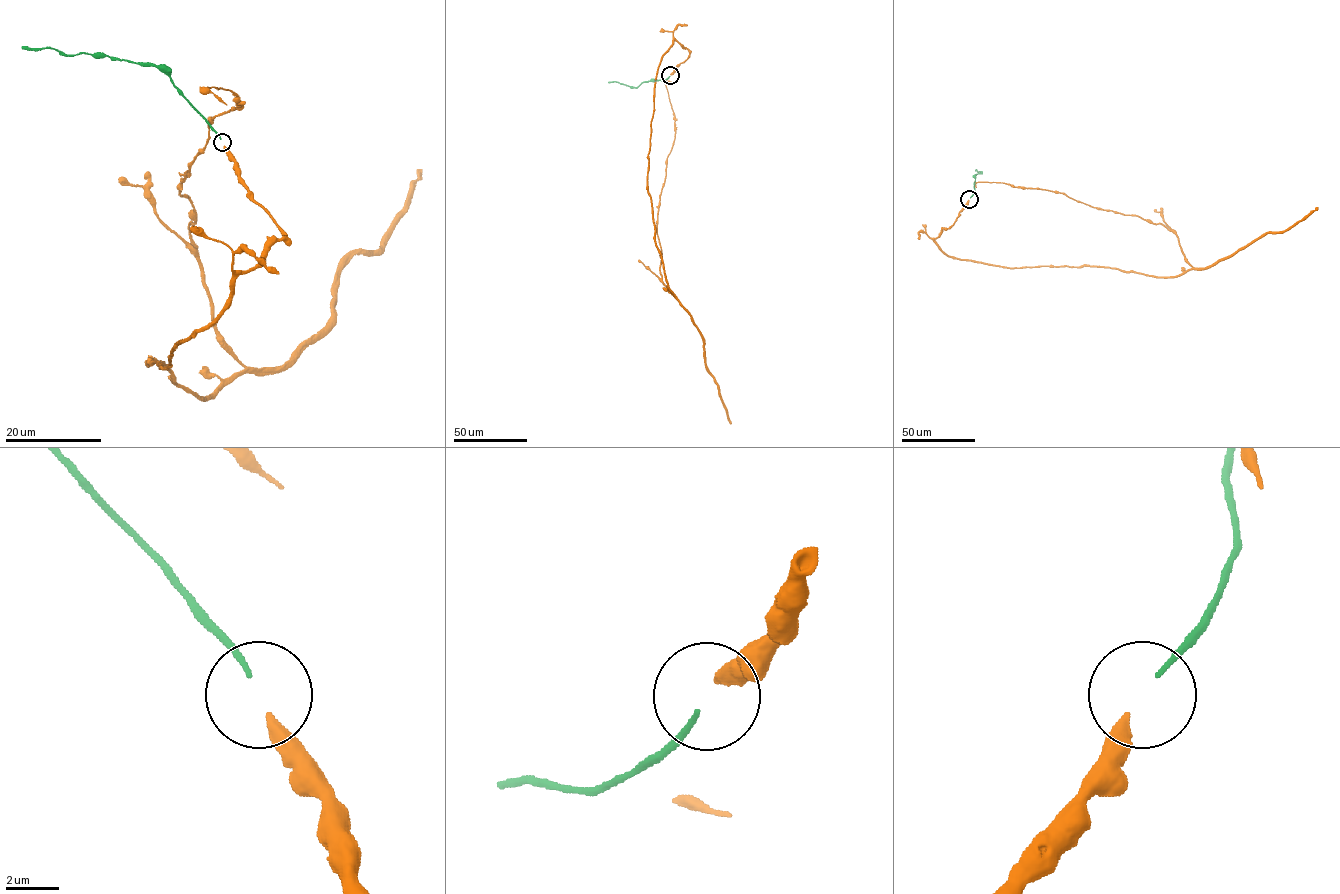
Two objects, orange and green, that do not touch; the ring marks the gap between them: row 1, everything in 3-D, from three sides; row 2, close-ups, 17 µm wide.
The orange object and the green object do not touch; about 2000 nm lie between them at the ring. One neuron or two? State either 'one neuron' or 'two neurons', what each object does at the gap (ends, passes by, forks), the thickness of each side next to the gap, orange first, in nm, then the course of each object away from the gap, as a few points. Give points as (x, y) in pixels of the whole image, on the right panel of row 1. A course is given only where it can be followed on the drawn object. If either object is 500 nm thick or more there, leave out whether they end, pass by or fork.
one neuron; orange ends there; green ends there; 380 nm thick on the orange side, 180 nm on the other; orange runs (968, 200), (934, 239), (951, 257), (1157, 277), (1192, 267), (1161, 224), (1043, 189), (976, 187); green runs (970, 198), (974, 190), (975, 176), (981, 172), (976, 169)

